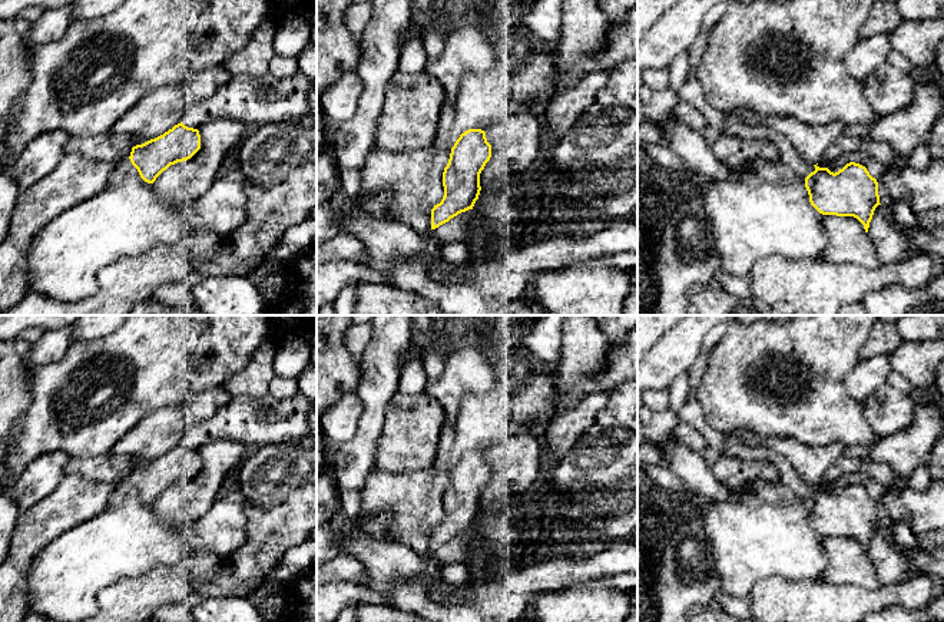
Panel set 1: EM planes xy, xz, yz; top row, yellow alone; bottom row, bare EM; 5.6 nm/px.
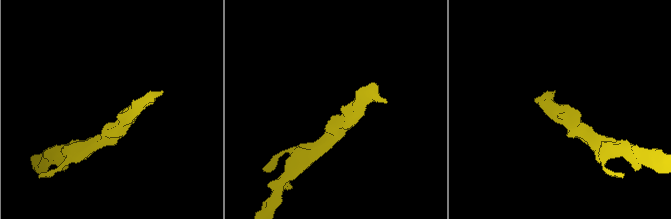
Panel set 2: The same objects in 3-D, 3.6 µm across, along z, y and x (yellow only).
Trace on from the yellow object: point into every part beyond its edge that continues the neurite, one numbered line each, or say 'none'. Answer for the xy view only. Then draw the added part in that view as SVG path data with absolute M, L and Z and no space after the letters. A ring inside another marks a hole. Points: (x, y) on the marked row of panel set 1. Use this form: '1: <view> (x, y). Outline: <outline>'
1: xy (121, 169). Outline: M130 159L117 162L116 166L113 168L113 171L110 172L109 185L117 186L127 175L127 171L130 166L132 166Z

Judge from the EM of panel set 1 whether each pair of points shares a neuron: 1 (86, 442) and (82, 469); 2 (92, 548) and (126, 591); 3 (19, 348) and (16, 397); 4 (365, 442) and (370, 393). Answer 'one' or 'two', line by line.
1: two
2: two
3: one
4: one

